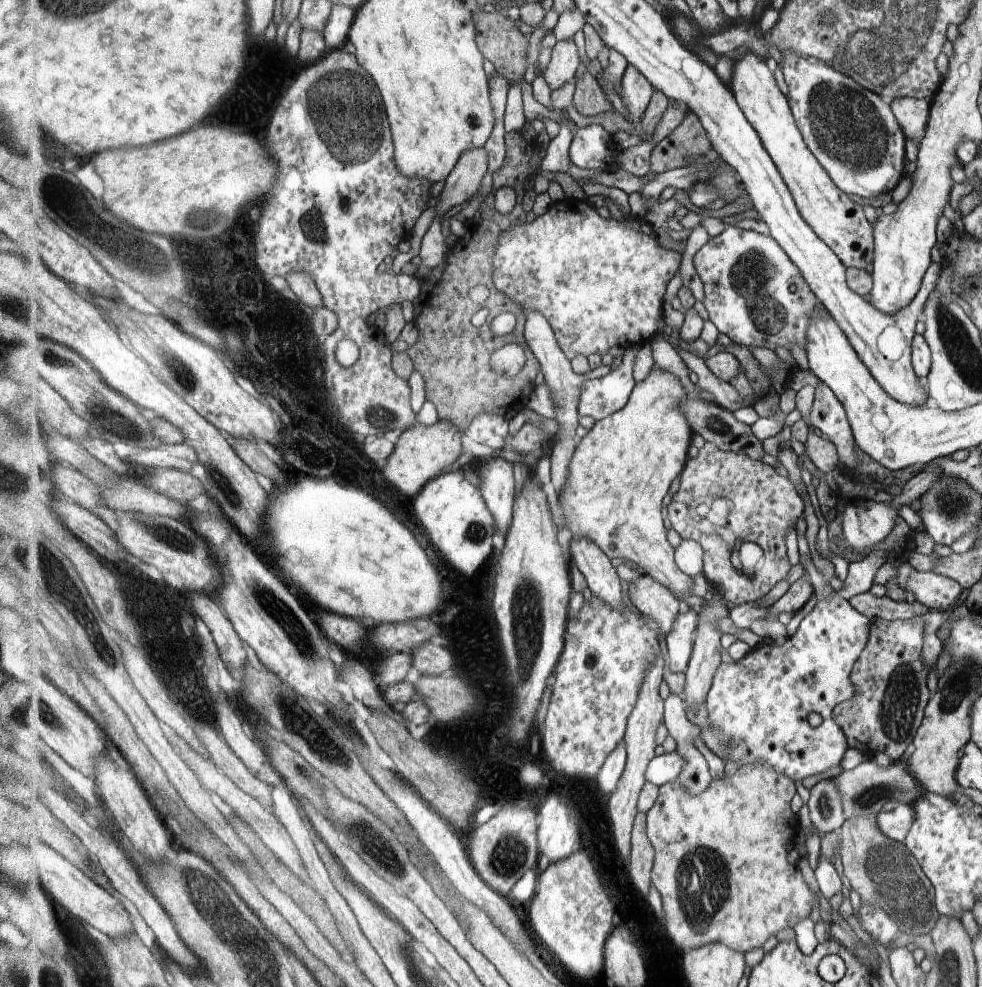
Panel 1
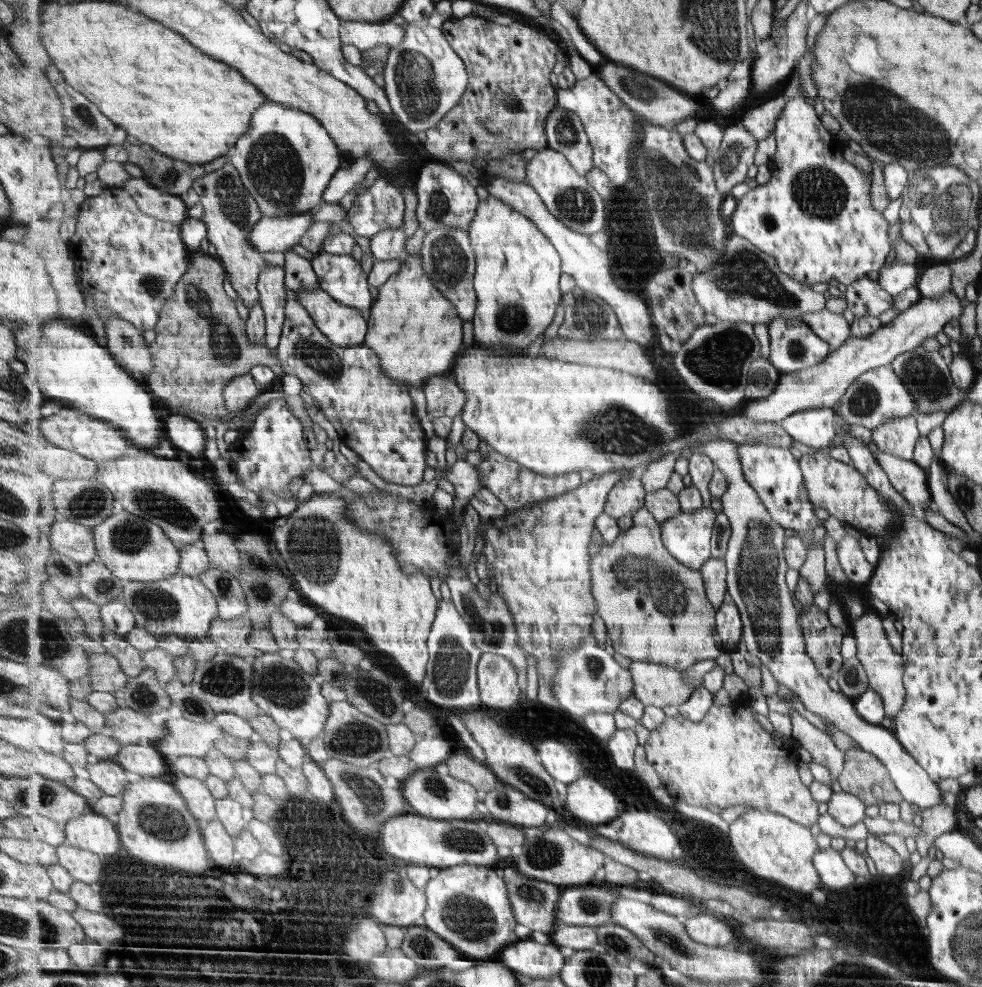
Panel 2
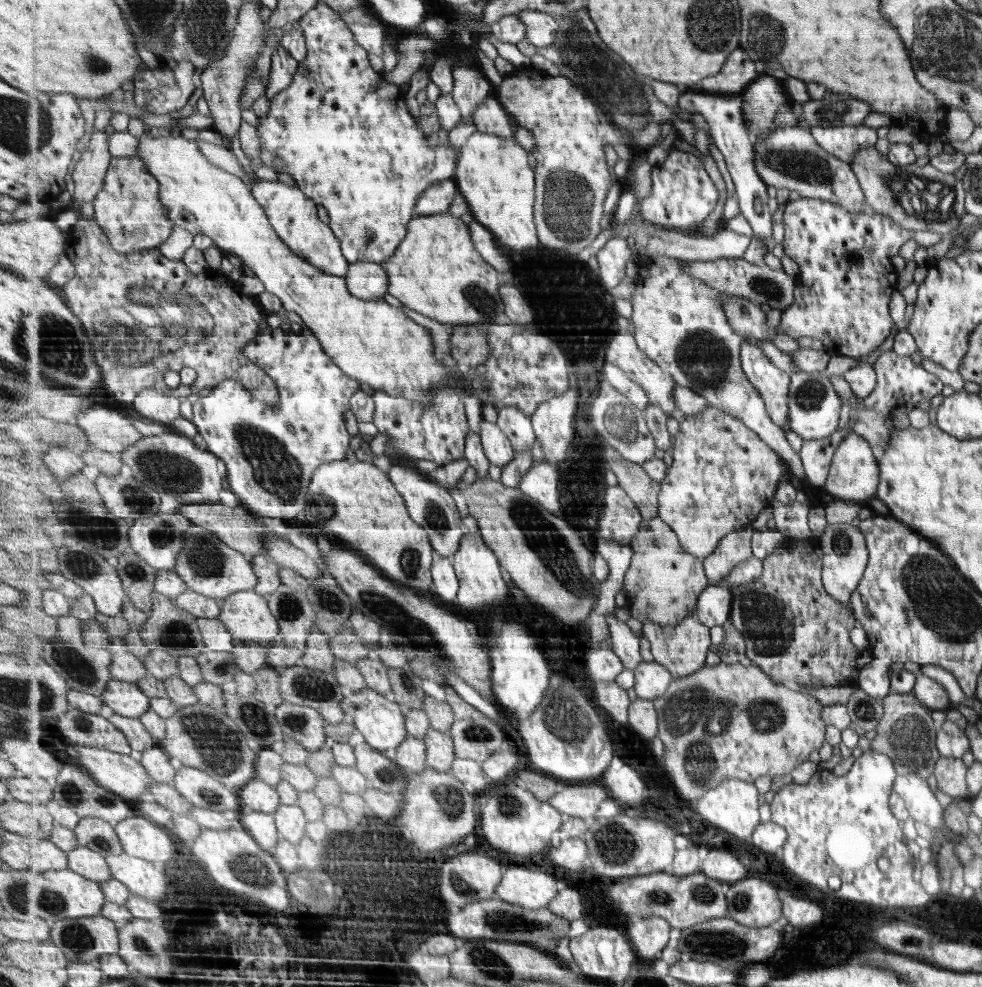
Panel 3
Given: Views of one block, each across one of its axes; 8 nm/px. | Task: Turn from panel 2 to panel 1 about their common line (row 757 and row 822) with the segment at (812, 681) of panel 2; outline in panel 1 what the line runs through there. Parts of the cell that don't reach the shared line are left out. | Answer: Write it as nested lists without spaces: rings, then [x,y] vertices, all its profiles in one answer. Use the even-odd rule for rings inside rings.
[[[898,804],[889,812],[879,811],[875,815],[875,824],[883,836],[902,842],[913,824],[913,808],[908,804]]]

